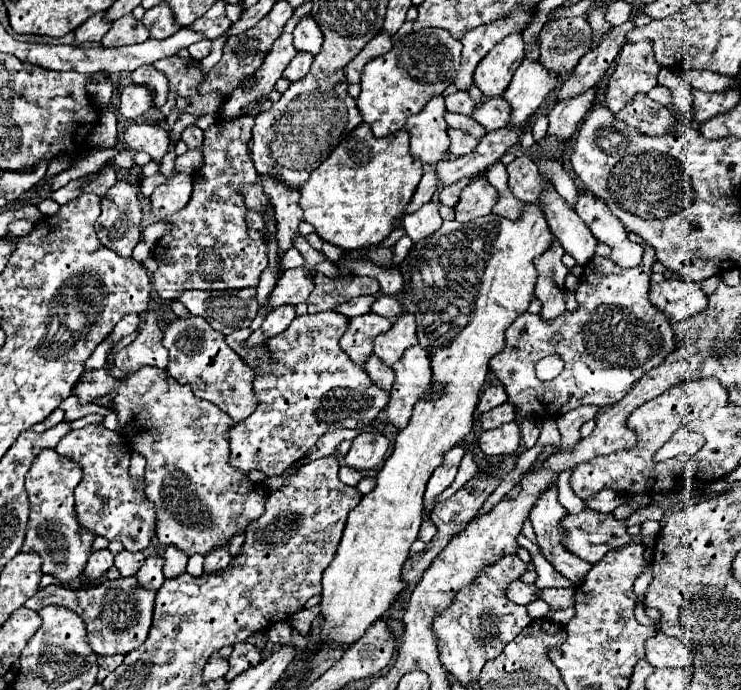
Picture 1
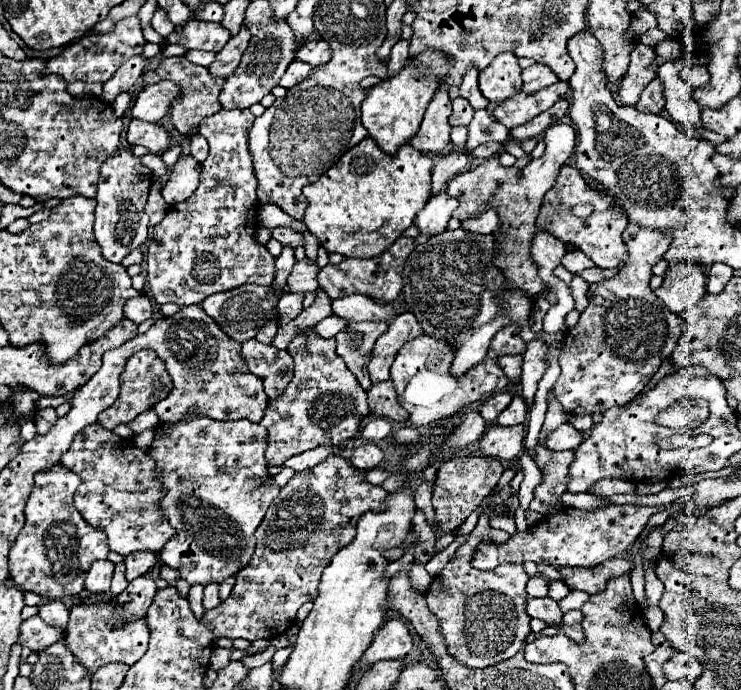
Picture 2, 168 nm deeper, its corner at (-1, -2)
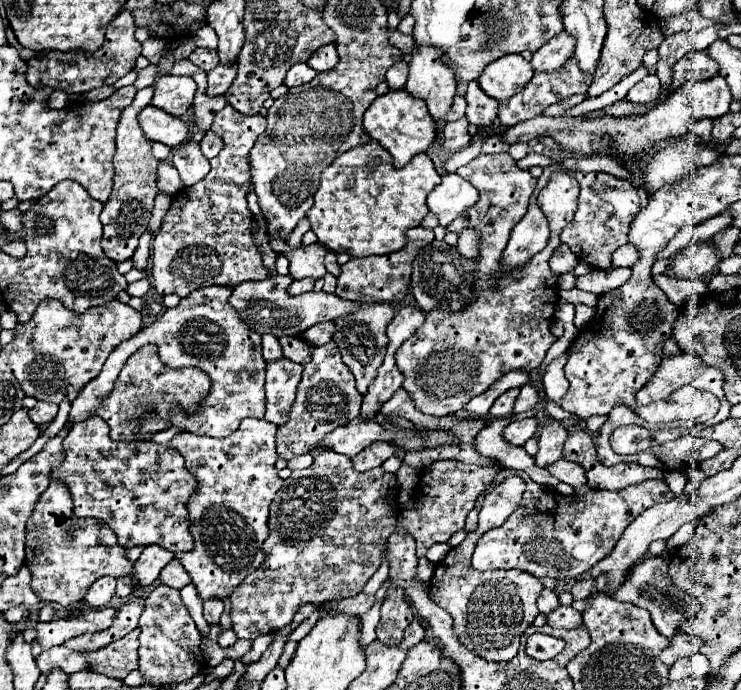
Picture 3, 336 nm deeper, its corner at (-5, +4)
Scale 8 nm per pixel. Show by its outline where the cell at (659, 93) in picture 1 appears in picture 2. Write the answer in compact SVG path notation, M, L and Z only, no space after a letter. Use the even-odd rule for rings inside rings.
M683 59L667 61L659 67L657 75L663 83L663 97L665 97L665 109L671 115L673 121L683 125L691 135L697 127L701 127L701 107L691 97L691 89L683 83L679 77L679 71L683 67Z

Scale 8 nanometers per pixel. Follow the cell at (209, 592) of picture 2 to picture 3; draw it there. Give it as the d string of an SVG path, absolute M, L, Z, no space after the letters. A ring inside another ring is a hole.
M209 599L209 601L203 603L203 615L205 615L205 619L207 619L209 625L219 625L221 613L223 613L223 601Z

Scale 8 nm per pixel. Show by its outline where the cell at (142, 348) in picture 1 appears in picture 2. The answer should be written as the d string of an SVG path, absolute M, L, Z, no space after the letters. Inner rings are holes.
M143 349L143 351L137 351L135 355L131 355L125 363L125 371L121 373L121 395L119 399L109 407L105 409L101 415L99 415L99 423L105 427L105 429L113 429L115 425L121 425L121 423L129 423L133 421L139 413L147 411L147 409L153 409L153 405L161 399L165 399L169 395L169 391L173 389L173 383L165 371L165 363L163 359L157 357L155 351L149 351L149 349Z

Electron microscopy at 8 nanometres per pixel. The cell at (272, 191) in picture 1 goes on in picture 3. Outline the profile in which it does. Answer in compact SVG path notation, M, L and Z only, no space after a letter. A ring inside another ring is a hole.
M263 335L263 357L265 361L277 361L283 357L283 351L281 351L281 345L277 341L275 335Z

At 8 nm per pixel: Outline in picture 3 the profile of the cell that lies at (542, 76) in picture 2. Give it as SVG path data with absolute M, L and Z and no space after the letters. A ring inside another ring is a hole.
M563 31L533 53L531 65L535 71L545 71L545 73L555 71L573 55L573 49L575 49L573 37L569 37L569 33Z

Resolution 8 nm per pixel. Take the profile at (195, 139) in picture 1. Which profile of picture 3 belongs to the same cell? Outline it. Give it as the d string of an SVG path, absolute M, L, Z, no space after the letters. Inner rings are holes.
M207 131L205 137L203 137L203 141L201 141L199 145L201 145L201 151L203 151L203 155L205 155L207 159L217 157L219 151L223 149L223 141L221 141L221 137L217 137L217 133L213 133L213 131Z

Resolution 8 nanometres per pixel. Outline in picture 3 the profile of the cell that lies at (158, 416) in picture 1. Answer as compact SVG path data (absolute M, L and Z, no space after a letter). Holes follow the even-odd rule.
M245 419L241 427L225 439L179 433L169 443L185 457L187 471L199 481L197 493L187 503L195 547L189 553L177 553L175 559L189 571L201 601L229 597L235 587L265 561L263 543L269 535L269 505L283 485L275 467L275 433L277 427L265 419Z

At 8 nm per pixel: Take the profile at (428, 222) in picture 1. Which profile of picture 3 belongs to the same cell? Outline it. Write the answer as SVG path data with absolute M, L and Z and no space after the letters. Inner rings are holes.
M451 173L445 175L441 185L437 185L429 193L427 207L439 217L439 225L447 227L457 215L465 213L465 209L469 209L477 201L479 201L477 189L457 173Z

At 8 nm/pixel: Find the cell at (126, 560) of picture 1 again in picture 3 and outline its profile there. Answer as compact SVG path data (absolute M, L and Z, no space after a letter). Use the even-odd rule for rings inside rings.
M147 545L141 553L141 557L135 561L135 573L139 577L141 585L151 585L163 567L173 559L175 555L163 549L161 545Z

